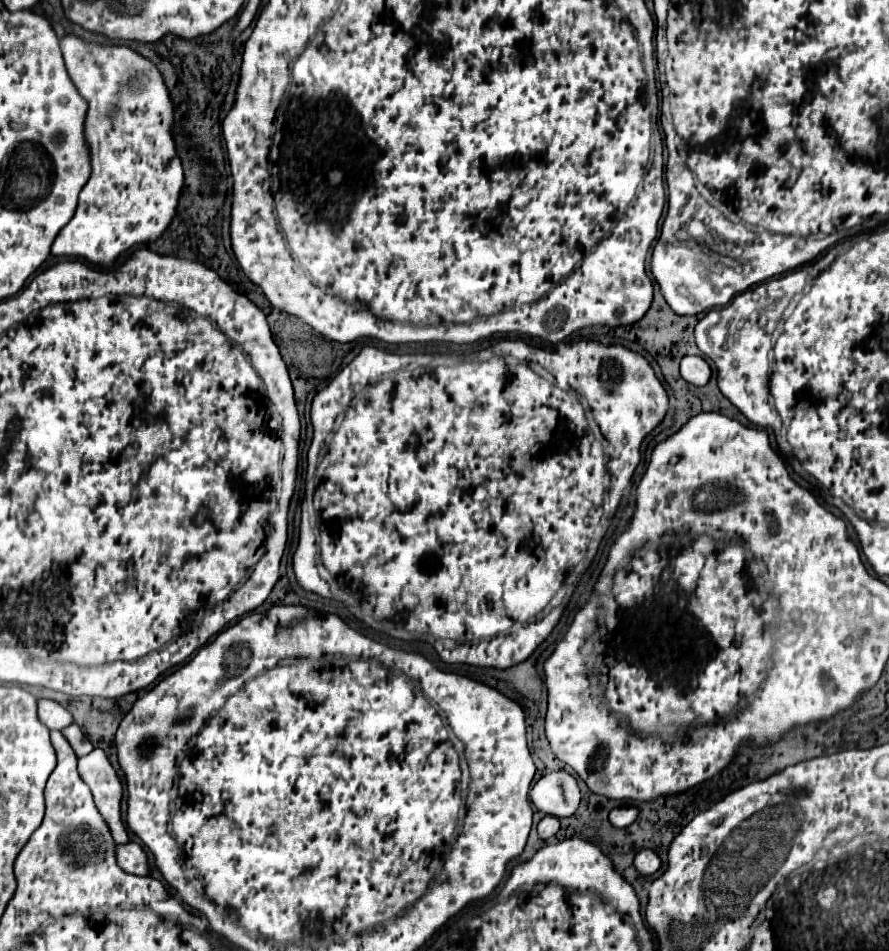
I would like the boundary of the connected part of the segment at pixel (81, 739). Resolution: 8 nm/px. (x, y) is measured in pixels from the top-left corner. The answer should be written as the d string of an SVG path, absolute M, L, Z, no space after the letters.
M70 724L70 726L66 726L66 730L62 730L62 734L66 736L66 740L70 742L70 746L74 748L74 752L76 752L78 756L84 756L84 754L88 754L88 752L94 750L92 742L90 742L88 736L80 730L78 724Z

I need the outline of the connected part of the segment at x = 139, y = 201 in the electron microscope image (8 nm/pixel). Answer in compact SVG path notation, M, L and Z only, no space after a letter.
M76 34L60 40L66 70L78 94L88 102L84 140L90 154L92 174L80 192L74 218L58 232L52 244L54 256L78 256L96 266L114 266L114 262L136 244L156 242L176 216L178 200L184 188L184 170L174 140L174 104L170 88L154 62L130 46L104 46L86 42Z

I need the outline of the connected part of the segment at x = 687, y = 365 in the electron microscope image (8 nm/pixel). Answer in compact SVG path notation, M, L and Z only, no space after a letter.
M684 356L680 362L680 374L686 382L694 386L706 386L712 376L712 370L702 356Z

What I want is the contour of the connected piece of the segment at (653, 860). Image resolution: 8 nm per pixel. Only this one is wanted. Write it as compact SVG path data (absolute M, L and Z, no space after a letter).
M642 848L642 850L638 850L636 856L634 856L634 866L636 866L636 870L638 870L640 874L648 876L648 874L654 874L654 872L660 868L660 858L658 858L652 850Z

